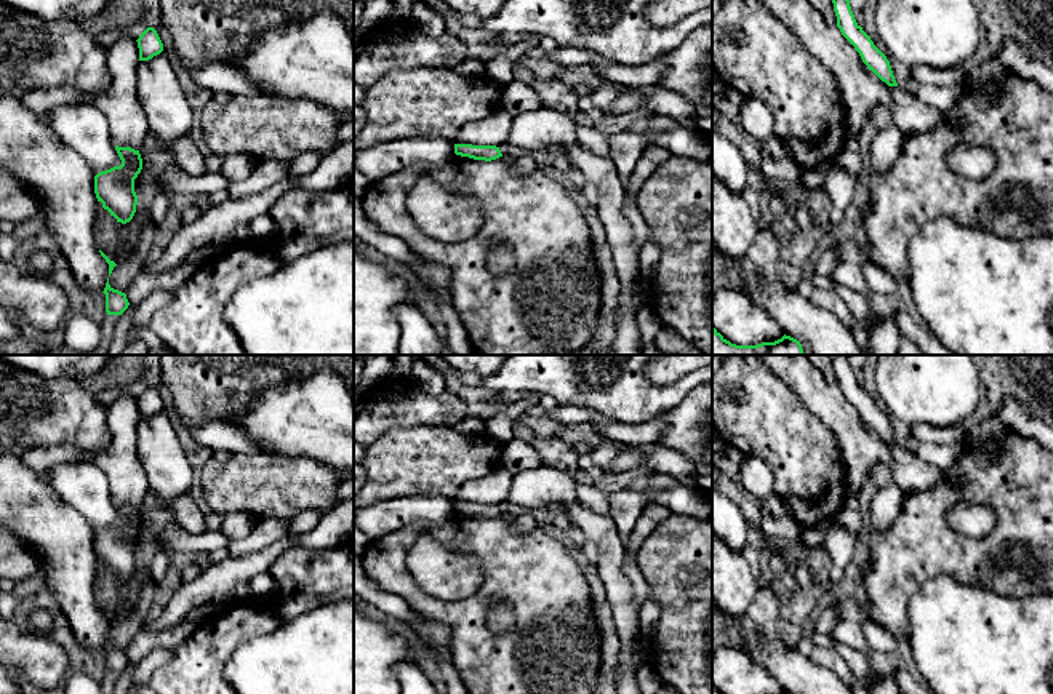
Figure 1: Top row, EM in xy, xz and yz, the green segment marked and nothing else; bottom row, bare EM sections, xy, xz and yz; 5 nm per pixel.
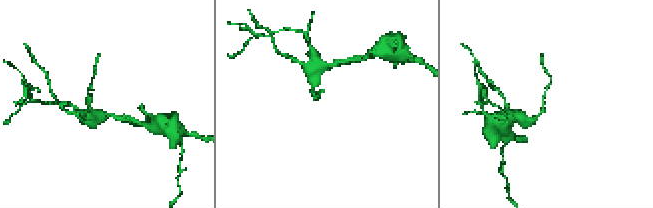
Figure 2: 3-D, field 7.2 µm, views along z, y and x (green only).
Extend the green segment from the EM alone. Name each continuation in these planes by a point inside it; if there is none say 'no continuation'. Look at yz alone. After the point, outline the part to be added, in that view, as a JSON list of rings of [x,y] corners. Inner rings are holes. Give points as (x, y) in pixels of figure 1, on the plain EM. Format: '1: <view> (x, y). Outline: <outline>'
no continuation

